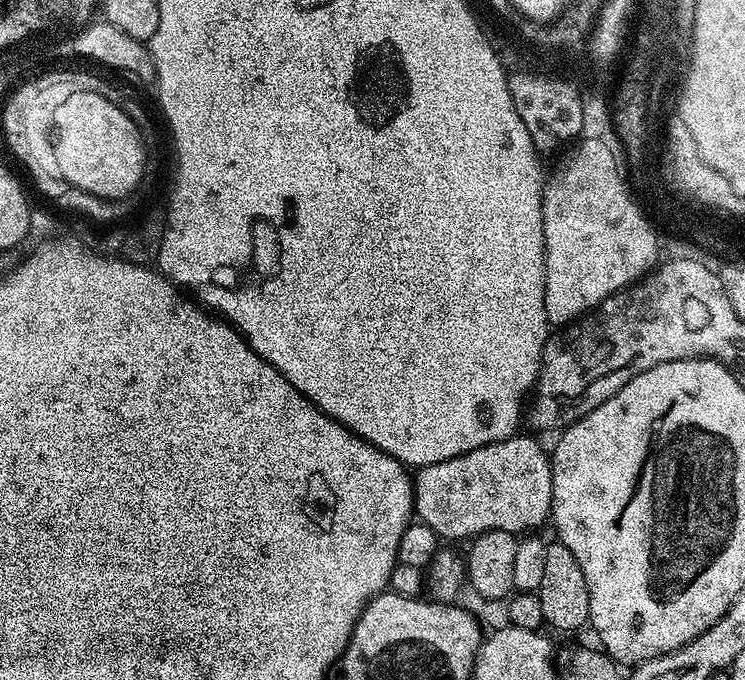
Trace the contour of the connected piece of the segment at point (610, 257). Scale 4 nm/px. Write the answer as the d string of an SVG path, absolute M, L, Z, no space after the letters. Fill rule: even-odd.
M553 167L543 194L545 321L566 326L596 308L608 296L635 283L657 263L657 231L629 188L628 174L620 168Z

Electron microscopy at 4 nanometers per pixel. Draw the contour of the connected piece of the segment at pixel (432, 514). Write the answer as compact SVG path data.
M523 434L509 436L506 440L499 440L493 444L487 444L478 450L470 450L466 454L462 454L458 458L450 458L446 462L425 463L421 468L424 469L418 474L415 473L414 483L412 485L412 507L414 509L414 516L419 523L430 526L430 530L434 530L441 541L464 540L463 542L468 542L480 536L483 532L489 532L490 530L506 530L513 534L532 534L540 530L536 528L540 528L543 524L547 525L549 523L552 515L552 461L546 448L544 452L543 446L532 436L523 436Z

